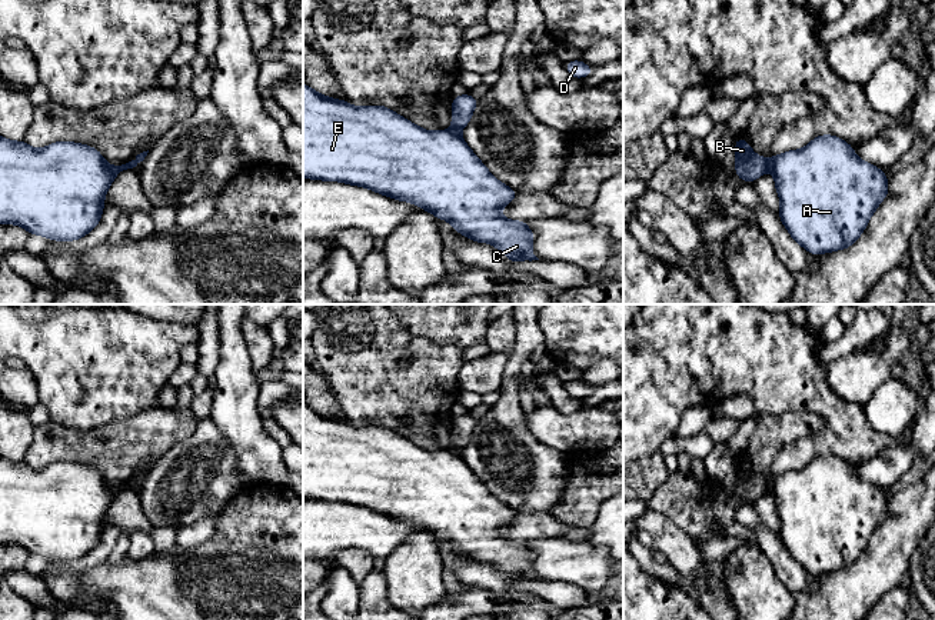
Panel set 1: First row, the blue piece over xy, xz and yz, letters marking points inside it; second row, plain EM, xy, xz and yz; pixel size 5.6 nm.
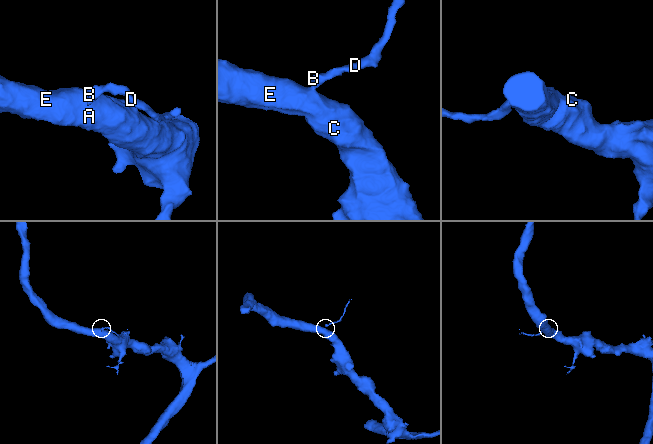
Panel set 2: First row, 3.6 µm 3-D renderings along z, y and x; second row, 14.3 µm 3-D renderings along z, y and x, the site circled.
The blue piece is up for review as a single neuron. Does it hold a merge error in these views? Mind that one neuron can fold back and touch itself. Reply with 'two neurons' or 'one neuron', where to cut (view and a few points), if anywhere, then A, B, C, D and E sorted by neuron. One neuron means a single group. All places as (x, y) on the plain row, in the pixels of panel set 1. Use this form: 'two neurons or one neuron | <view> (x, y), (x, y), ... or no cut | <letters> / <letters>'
two neurons | yz (768, 480), (769, 489) | A C E / B D

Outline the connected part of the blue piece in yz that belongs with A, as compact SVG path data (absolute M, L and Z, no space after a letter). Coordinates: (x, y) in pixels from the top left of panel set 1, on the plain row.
M833 454L816 456L803 469L772 476L769 490L781 520L778 536L791 557L809 574L851 567L889 514L889 499L884 490L862 481L849 463Z

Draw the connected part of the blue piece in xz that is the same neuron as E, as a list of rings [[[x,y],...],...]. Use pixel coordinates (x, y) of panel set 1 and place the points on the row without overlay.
[[[303,404],[303,497],[310,500],[342,501],[362,506],[397,521],[409,521],[447,540],[453,550],[476,563],[490,563],[513,586],[520,580],[539,580],[532,573],[535,553],[523,540],[508,540],[500,530],[519,516],[518,511],[496,500],[480,479],[470,470],[457,450],[429,451],[406,440],[385,424],[356,427],[345,419],[336,420]]]

